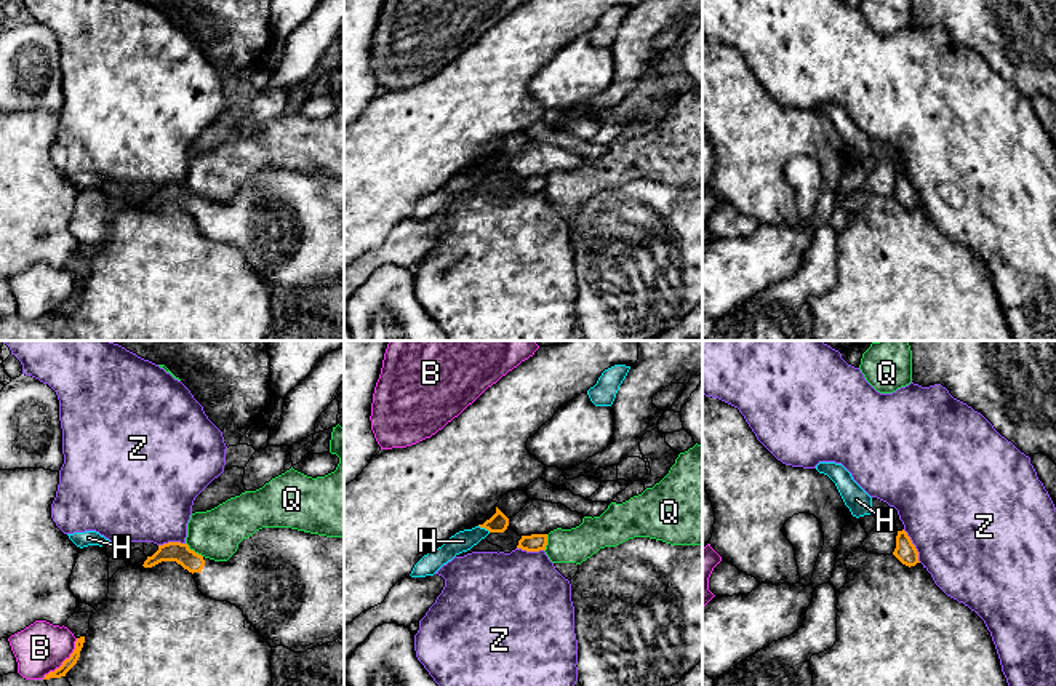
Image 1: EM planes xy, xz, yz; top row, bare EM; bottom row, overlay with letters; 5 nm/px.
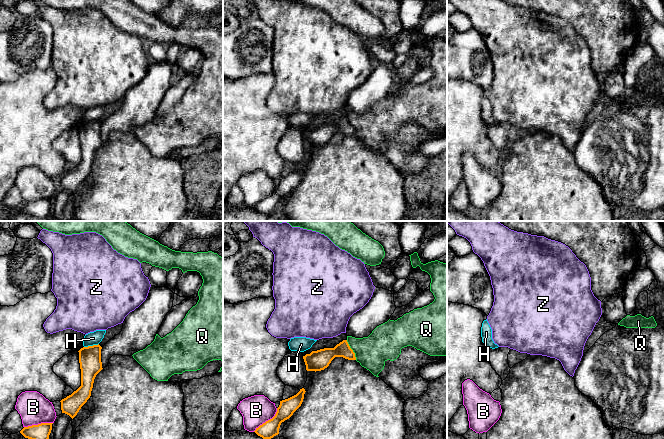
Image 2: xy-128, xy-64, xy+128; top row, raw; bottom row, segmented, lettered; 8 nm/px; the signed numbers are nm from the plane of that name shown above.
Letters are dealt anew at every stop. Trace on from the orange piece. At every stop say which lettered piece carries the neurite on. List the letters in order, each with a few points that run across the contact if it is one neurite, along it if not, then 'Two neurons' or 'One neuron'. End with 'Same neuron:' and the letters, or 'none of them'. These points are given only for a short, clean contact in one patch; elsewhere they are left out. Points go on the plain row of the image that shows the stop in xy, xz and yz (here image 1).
B: Two neurons
H: Two neurons
Q: Line: xy (186, 184), (202, 199). Two neurons
Z: Line: yz (903, 171), (920, 203). Two neurons
Same neuron: none of them

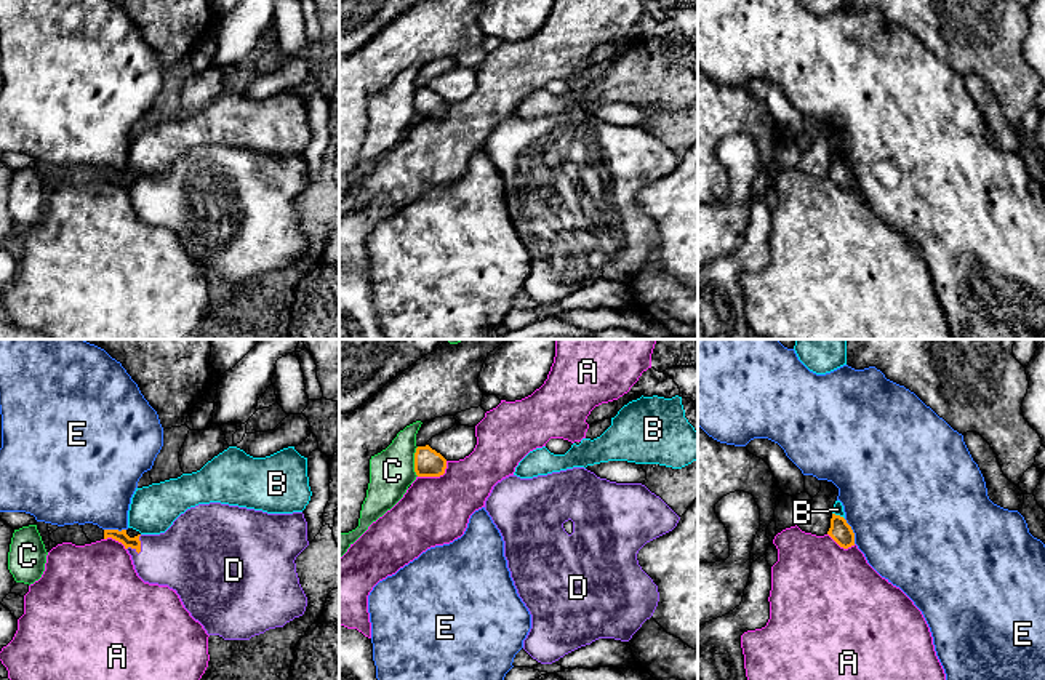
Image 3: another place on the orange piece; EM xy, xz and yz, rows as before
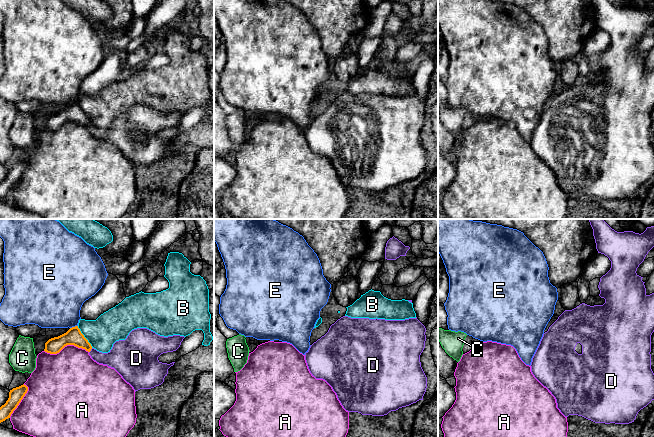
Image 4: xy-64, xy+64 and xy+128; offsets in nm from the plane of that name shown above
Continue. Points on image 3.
A: Two neurons
B: Line: yz (832, 154), (844, 160). Two neurons
C: Line: xz (418, 88), (415, 95), (416, 117). Two neurons
D: Line: xy (120, 178), (140, 191), (156, 199), (188, 199). One neuron
E: Line: yz (844, 160), (853, 175), (855, 184). Two neurons
Same neuron: D

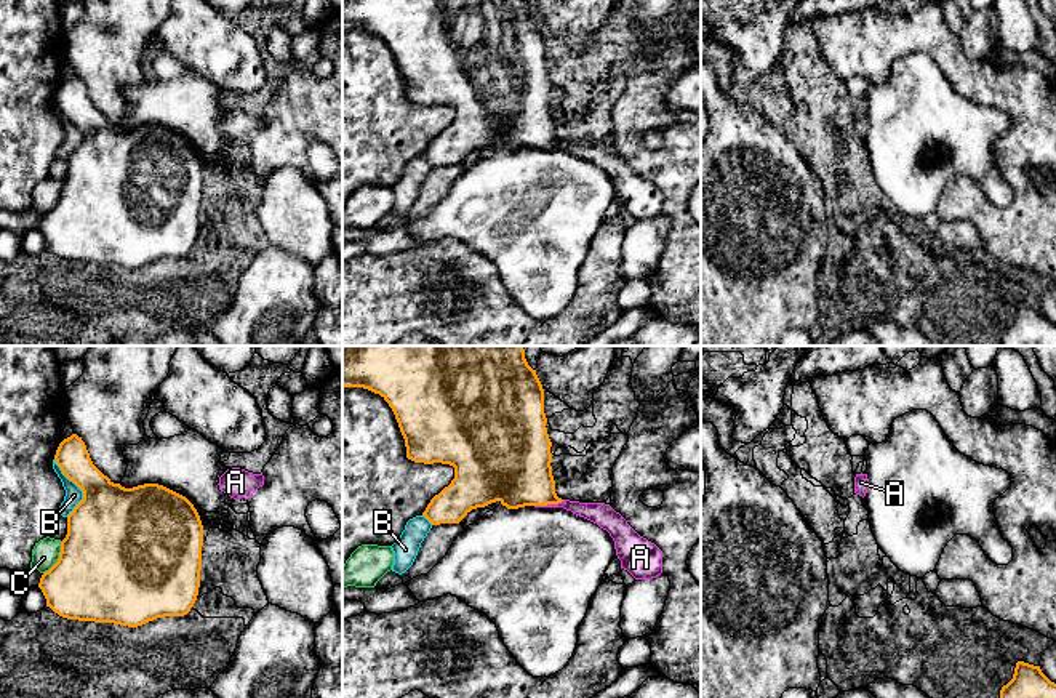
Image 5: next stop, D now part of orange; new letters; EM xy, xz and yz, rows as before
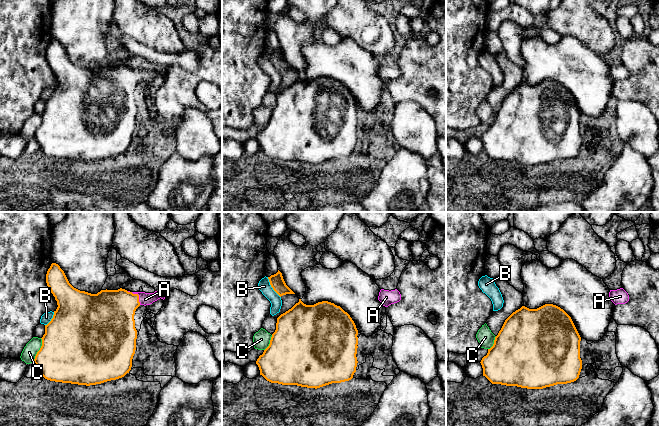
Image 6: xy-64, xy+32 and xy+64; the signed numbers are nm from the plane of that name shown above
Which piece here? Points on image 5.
A: Line: xz (514, 109), (549, 144), (565, 144), (597, 154). One neuron
B: Two neurons
C: Two neurons
Same neuron: A

